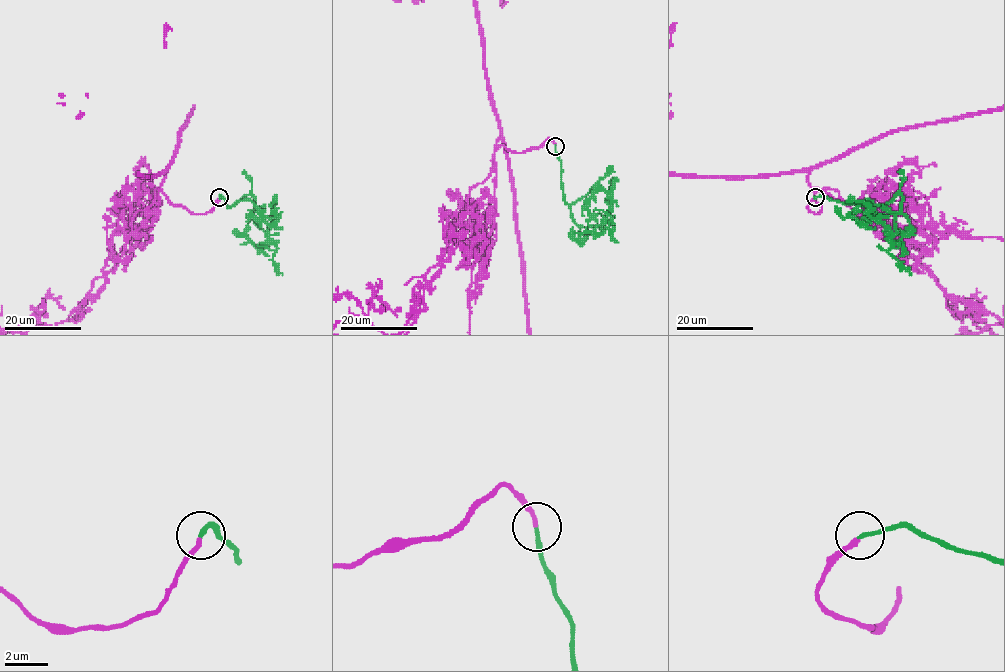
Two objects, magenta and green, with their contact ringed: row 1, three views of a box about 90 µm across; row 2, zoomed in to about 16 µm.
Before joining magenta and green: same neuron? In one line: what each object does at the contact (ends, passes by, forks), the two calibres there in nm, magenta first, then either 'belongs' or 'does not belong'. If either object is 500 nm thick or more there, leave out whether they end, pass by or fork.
magenta ends; green ends; calibres 200 and 180 nm; belongs

